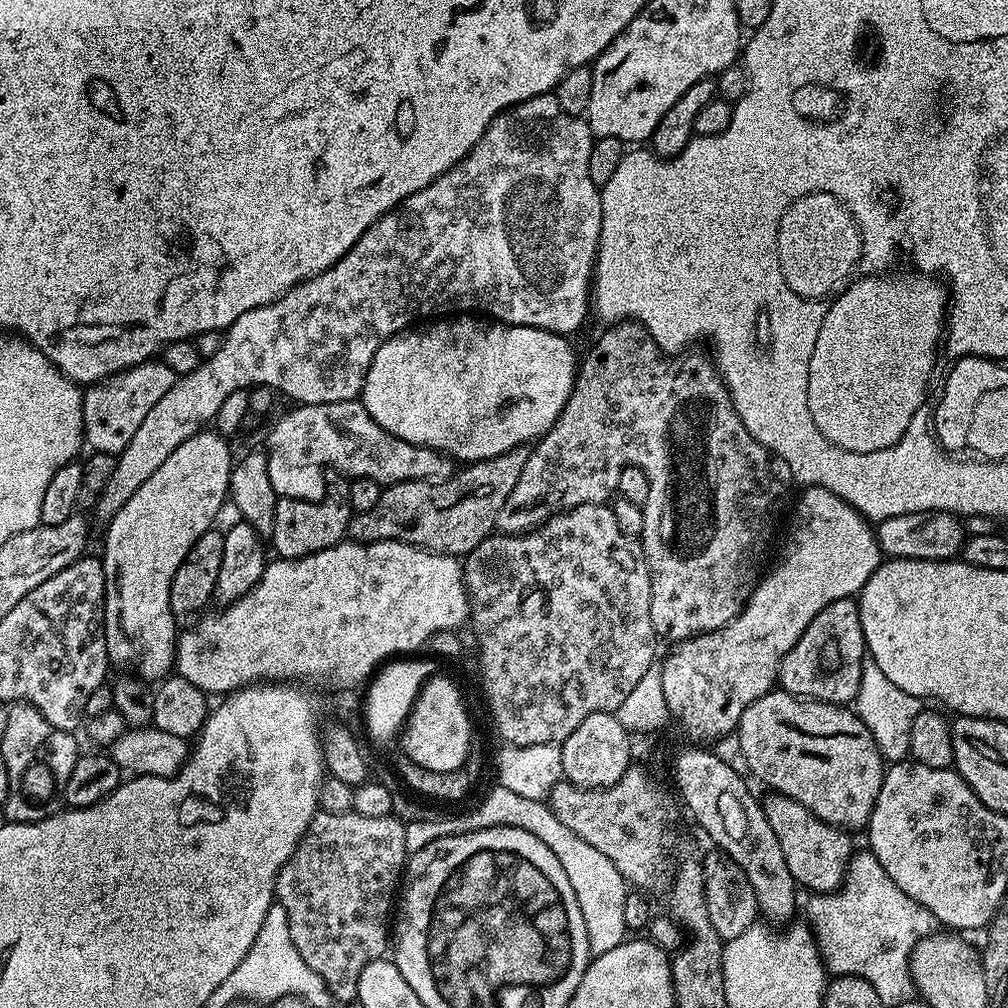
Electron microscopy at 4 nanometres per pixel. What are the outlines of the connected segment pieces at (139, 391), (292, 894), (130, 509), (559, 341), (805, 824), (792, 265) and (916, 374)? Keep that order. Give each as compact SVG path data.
M162 360L140 363L124 372L117 372L98 384L91 385L83 393L83 428L85 445L100 453L119 455L142 426L151 407L176 384L177 377Z
M317 811L294 854L280 867L276 876L274 900L286 910L290 938L294 938L298 954L302 954L302 962L306 962L306 966L310 966L310 970L326 982L333 1001L339 1003L340 1000L344 1004L356 1000L362 970L366 970L370 961L381 959L387 953L384 951L390 948L390 921L394 916L394 901L398 896L407 855L405 821L396 819L395 815L366 818L353 811L342 814Z
M201 430L190 438L186 438L186 442L182 442L182 446L178 446L178 450L174 450L174 454L170 454L170 458L166 458L166 462L162 462L162 466L158 466L158 470L154 470L154 474L150 474L150 478L146 478L146 482L142 482L142 486L138 486L138 490L125 502L122 510L118 510L118 514L114 514L114 518L107 521L108 533L104 536L102 559L104 561L104 637L106 638L108 663L115 667L117 664L120 670L127 670L145 682L159 682L173 671L178 620L170 610L170 582L174 582L174 574L178 574L178 566L182 566L182 562L186 558L186 554L190 554L194 542L198 542L198 538L202 538L202 534L206 534L213 527L212 519L223 510L224 504L226 508L226 501L229 499L228 475L234 467L234 455L232 456L231 450L228 449L228 444L229 441L215 430Z
M436 318L431 322L421 323L419 326L409 326L402 332L390 337L374 354L374 362L370 362L370 370L366 370L362 403L364 409L390 434L402 438L411 444L433 448L438 454L443 454L453 461L475 462L494 458L498 454L506 454L515 448L531 445L547 434L554 426L556 419L562 414L566 402L576 386L576 373L578 371L578 355L568 345L569 337L558 332L547 332L534 326L518 326L517 324L489 323L489 328L480 318Z
M769 791L767 795L768 797L763 797L762 807L766 814L766 822L770 822L770 830L774 830L774 835L778 837L778 846L782 846L782 855L786 858L786 870L790 870L790 874L801 889L809 888L807 890L809 893L835 892L843 884L844 875L848 872L848 864L854 855L852 840L848 837L851 835L845 829L822 822L822 818L806 810L806 806L794 802L780 792Z
M815 192L796 199L784 211L782 220L781 267L792 284L790 290L804 299L825 299L832 290L841 289L855 275L859 265L856 257L858 238L832 193Z
M928 274L892 275L853 279L836 297L841 296L828 304L822 330L818 330L818 342L814 342L808 371L810 414L816 430L842 450L873 452L894 446L906 434L910 418L926 404L924 391L946 326L946 288Z

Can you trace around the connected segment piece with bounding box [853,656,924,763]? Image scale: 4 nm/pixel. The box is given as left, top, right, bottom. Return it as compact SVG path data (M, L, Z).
M866 656L863 660L862 678L858 694L853 700L854 711L861 722L870 730L880 755L889 763L896 763L909 757L910 731L914 719L924 710L924 702L919 696L901 690L879 669L874 660Z

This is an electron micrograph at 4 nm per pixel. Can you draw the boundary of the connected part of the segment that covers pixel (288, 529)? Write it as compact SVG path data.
M329 471L326 476L326 494L319 501L277 499L270 537L270 544L276 547L275 555L285 560L297 560L341 543L354 515L348 501L348 486L349 481L339 472Z

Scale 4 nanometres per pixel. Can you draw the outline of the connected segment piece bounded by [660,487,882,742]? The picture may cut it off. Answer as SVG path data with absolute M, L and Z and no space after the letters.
M805 487L804 492L796 500L796 509L792 512L792 521L788 524L788 537L784 540L784 549L780 552L780 561L772 568L772 573L765 575L763 579L756 585L756 589L752 591L752 597L748 599L744 609L737 614L734 619L726 626L722 626L713 632L704 632L701 636L692 636L689 640L681 640L675 645L676 648L668 657L663 657L662 667L660 669L660 677L662 678L662 694L666 694L666 706L668 707L669 717L689 736L692 742L715 742L722 736L735 733L740 727L740 719L746 710L746 706L750 706L750 702L754 702L758 698L762 698L767 692L773 691L774 685L778 680L780 671L780 663L782 658L786 658L786 654L794 646L794 642L798 642L798 638L802 638L802 634L806 630L806 626L810 626L810 622L814 622L814 618L822 610L826 610L826 606L830 606L830 602L835 600L847 600L855 597L866 586L866 582L870 578L870 574L874 574L874 570L878 570L878 566L882 562L882 553L880 544L876 541L876 534L873 525L864 519L863 514L856 508L851 508L842 498L838 498L838 494L834 494L825 488Z

